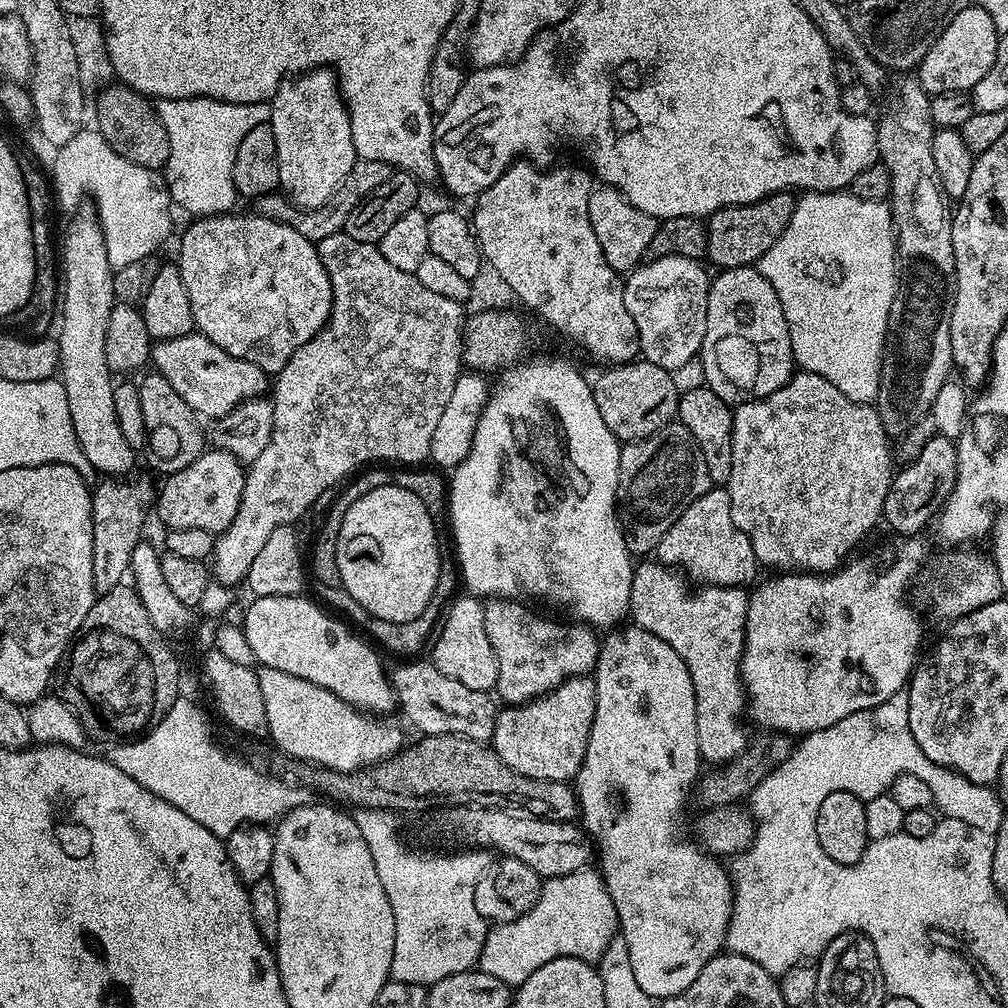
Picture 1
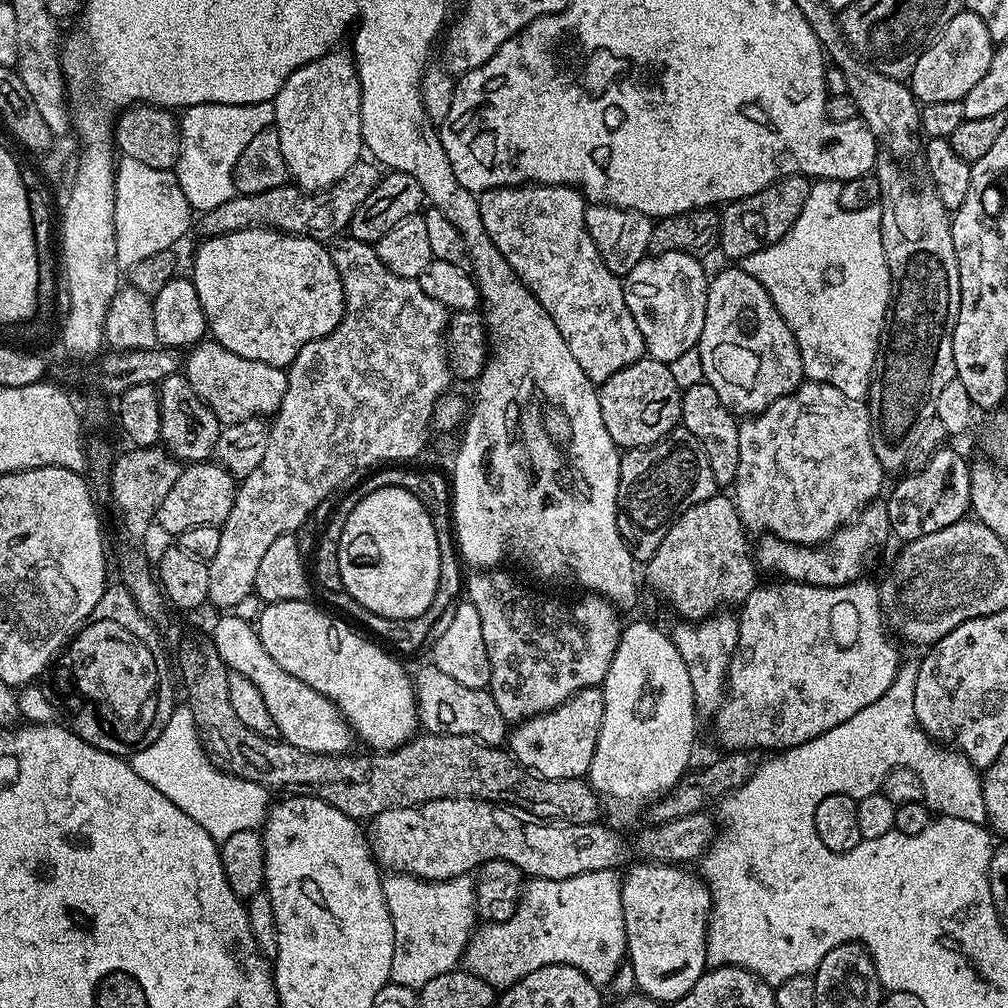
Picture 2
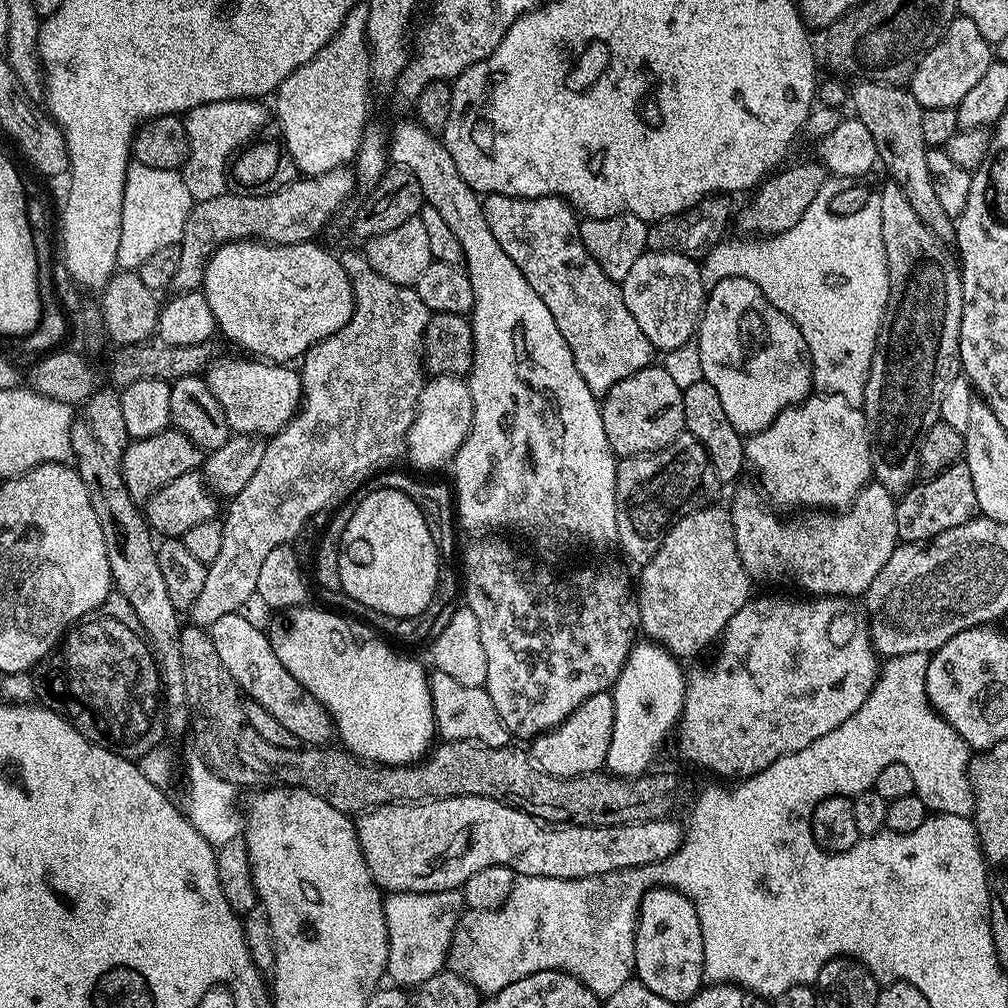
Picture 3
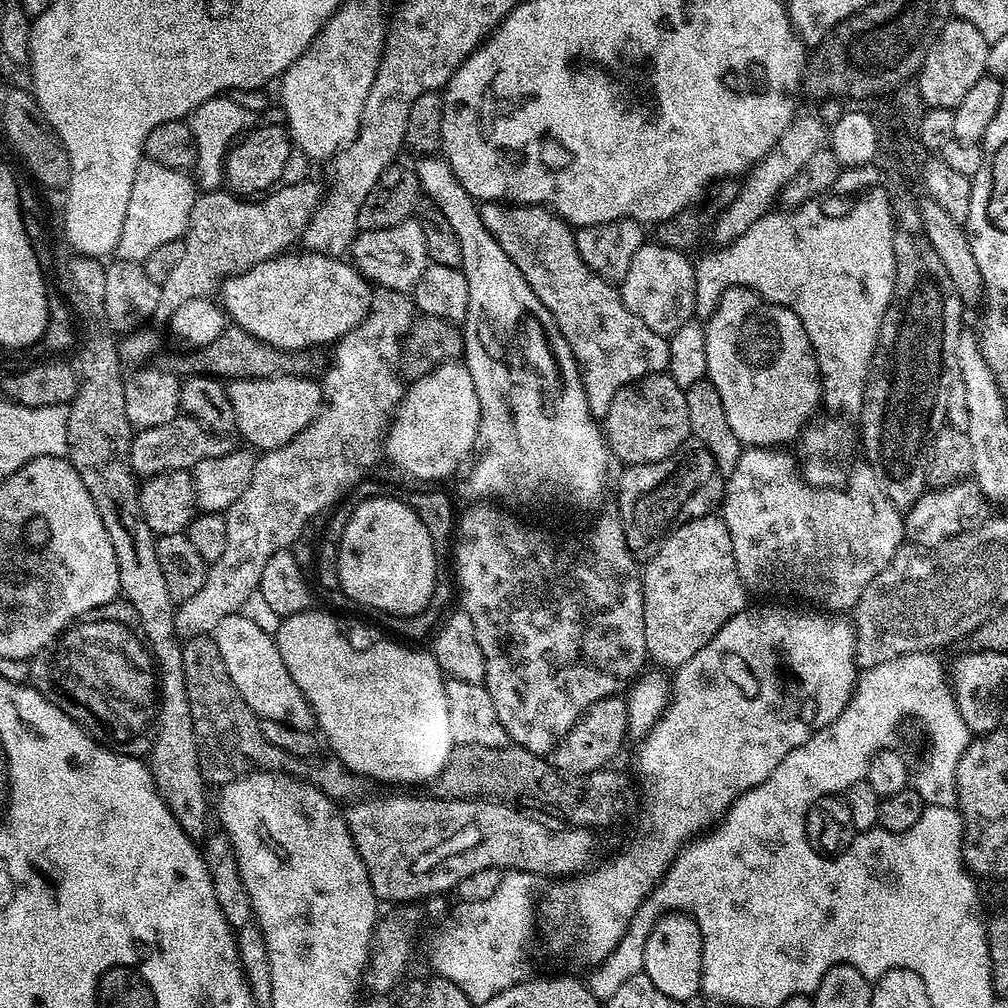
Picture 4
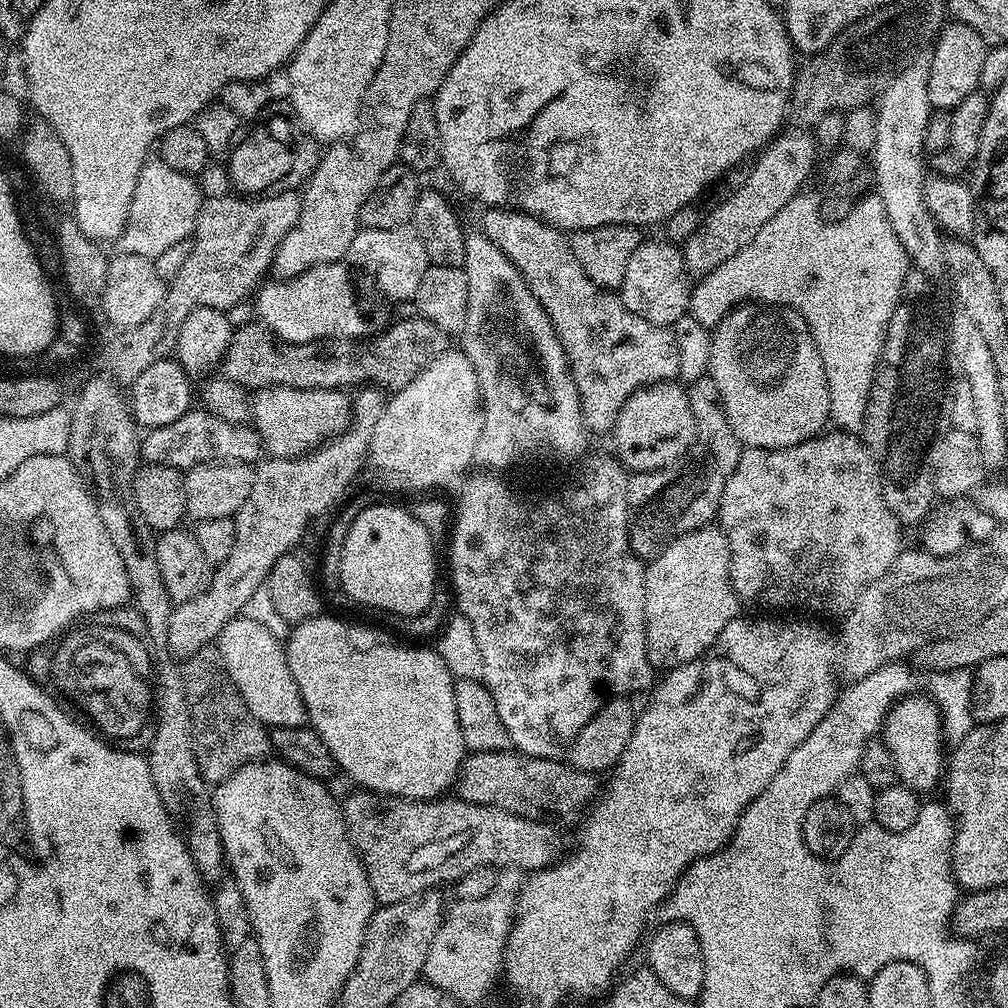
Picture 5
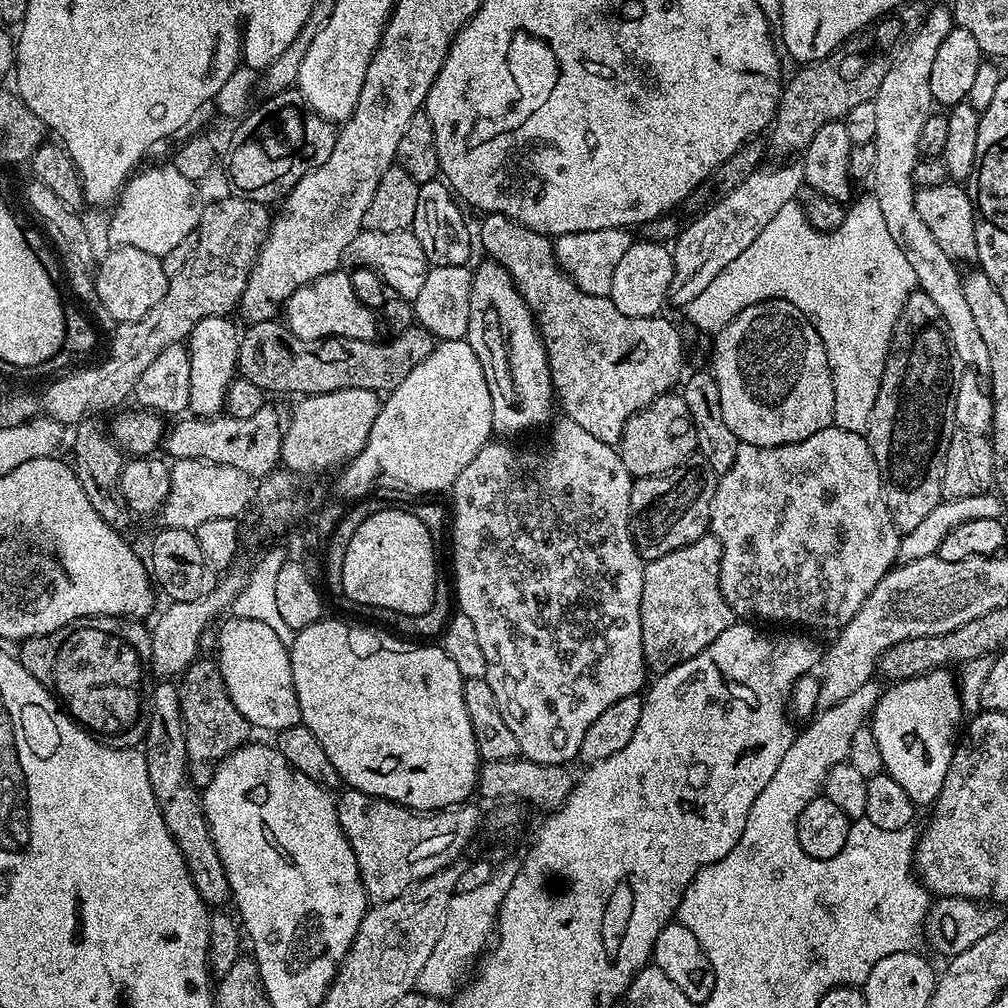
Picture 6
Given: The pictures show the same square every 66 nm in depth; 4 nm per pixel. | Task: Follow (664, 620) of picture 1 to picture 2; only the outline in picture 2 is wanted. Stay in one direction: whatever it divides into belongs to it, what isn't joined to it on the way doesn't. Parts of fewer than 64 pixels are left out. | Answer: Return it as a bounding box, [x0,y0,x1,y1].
[670,610,739,717]

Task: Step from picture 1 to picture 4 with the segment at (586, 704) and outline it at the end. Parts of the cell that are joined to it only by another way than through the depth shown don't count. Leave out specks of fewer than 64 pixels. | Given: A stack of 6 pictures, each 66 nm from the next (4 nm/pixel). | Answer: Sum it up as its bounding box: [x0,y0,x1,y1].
[550,695,628,776]

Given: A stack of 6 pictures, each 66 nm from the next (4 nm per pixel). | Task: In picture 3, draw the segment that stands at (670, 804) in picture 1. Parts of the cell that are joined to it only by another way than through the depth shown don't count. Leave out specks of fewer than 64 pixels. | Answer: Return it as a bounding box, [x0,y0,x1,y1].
[606,642,706,1006]

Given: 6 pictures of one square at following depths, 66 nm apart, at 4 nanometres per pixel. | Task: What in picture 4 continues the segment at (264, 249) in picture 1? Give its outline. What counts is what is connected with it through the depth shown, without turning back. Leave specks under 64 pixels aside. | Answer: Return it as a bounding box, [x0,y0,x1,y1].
[218,250,370,352]

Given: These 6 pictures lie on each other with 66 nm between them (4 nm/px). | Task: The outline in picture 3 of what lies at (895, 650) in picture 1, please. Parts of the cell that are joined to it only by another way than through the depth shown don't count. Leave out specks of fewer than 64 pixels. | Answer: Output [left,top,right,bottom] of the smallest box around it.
[678,594,878,778]

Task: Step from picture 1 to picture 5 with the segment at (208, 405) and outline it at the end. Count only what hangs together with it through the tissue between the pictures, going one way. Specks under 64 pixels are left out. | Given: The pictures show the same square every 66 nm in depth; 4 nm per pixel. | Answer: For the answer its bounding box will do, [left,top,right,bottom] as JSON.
[250,388,352,458]

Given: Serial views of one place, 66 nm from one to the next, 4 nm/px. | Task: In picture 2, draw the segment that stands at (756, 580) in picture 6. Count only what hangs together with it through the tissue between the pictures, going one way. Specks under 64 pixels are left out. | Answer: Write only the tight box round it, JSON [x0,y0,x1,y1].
[754,502,890,586]

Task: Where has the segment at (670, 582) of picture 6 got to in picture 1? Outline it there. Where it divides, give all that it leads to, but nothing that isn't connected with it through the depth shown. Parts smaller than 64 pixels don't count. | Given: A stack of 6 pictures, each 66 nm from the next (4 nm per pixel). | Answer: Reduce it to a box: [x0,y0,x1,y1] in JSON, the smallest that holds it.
[654,487,758,588]

